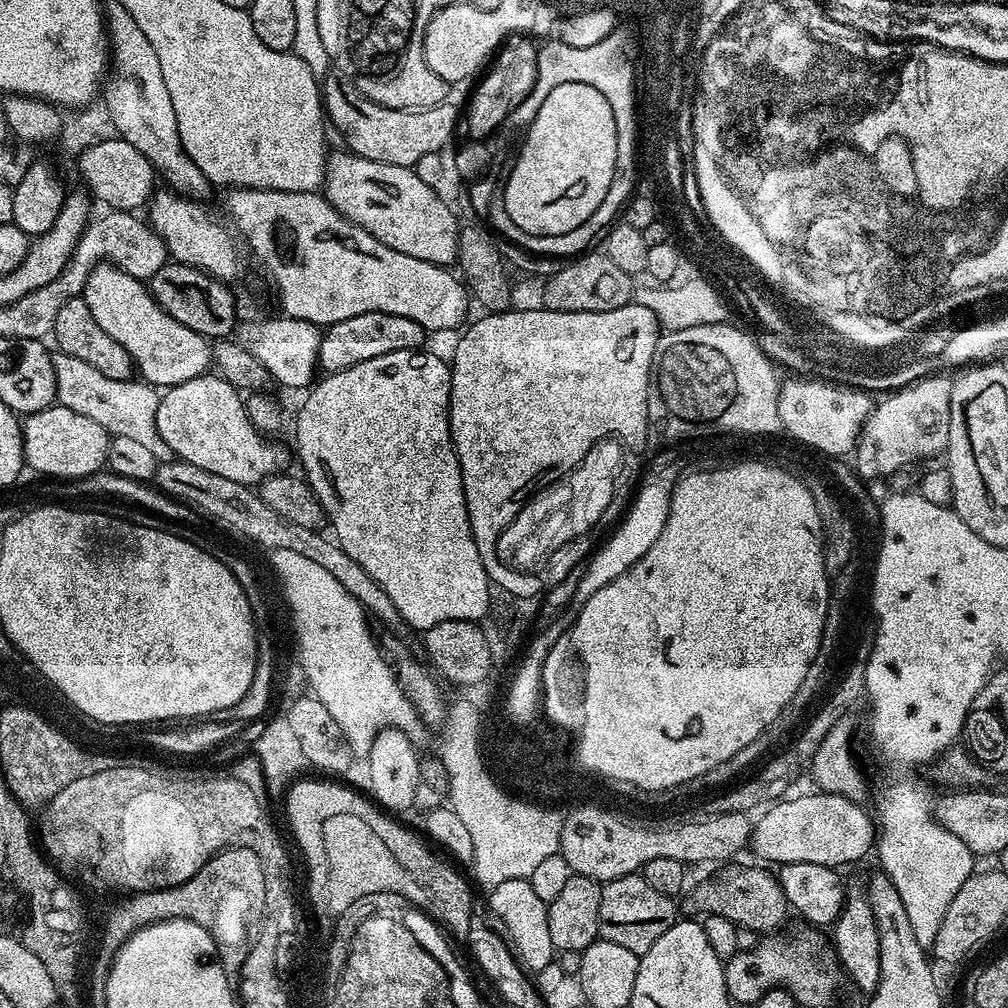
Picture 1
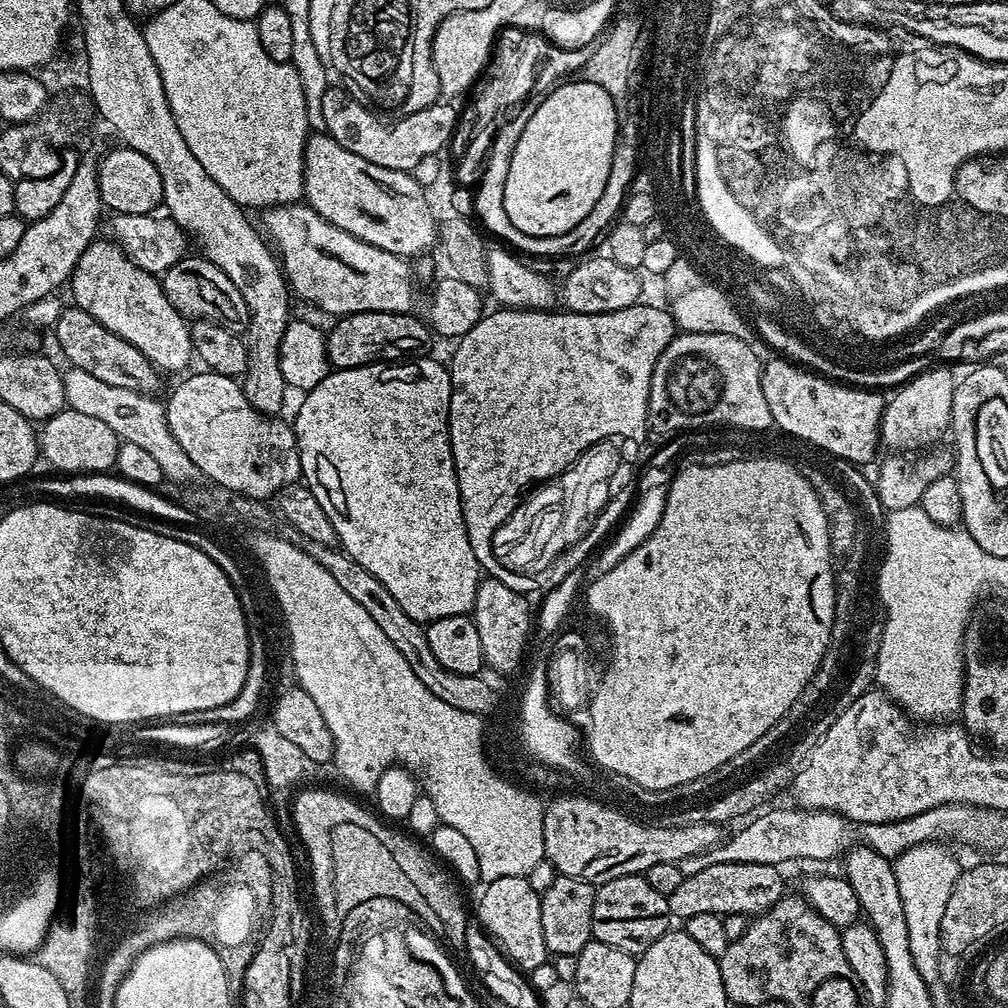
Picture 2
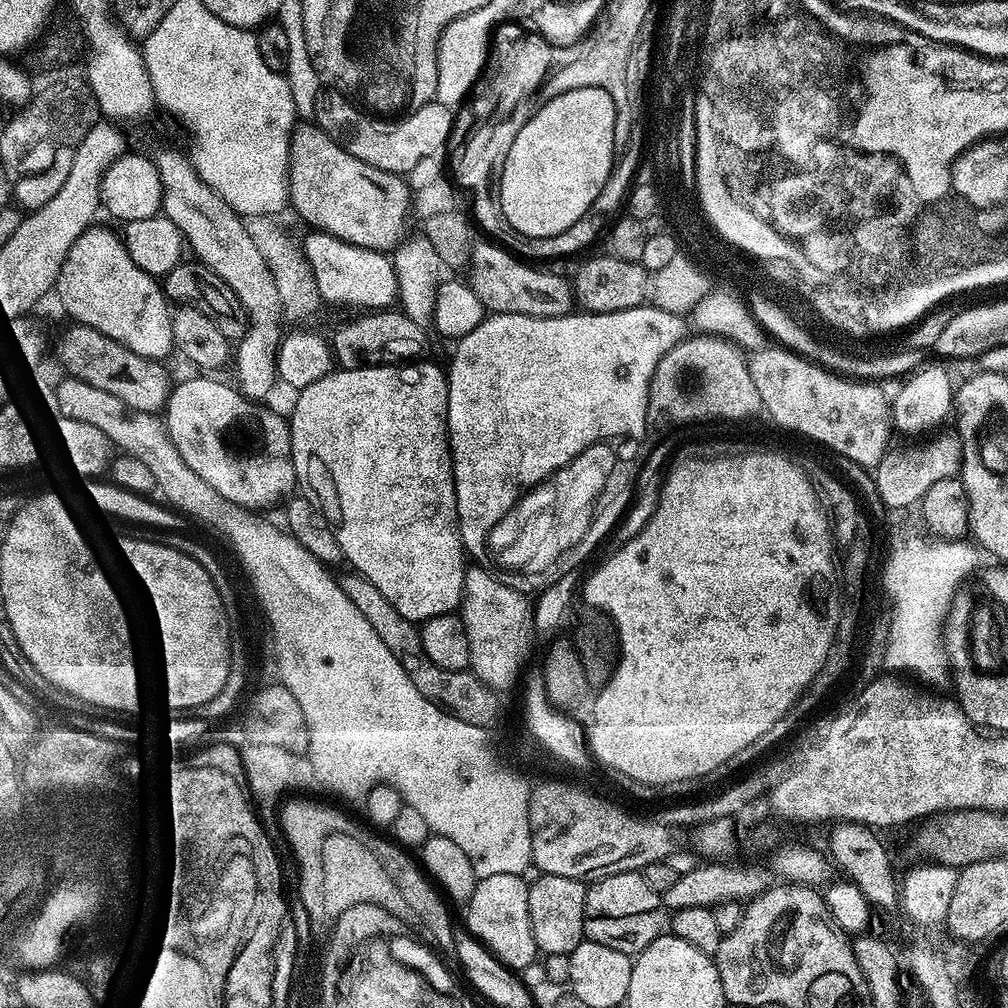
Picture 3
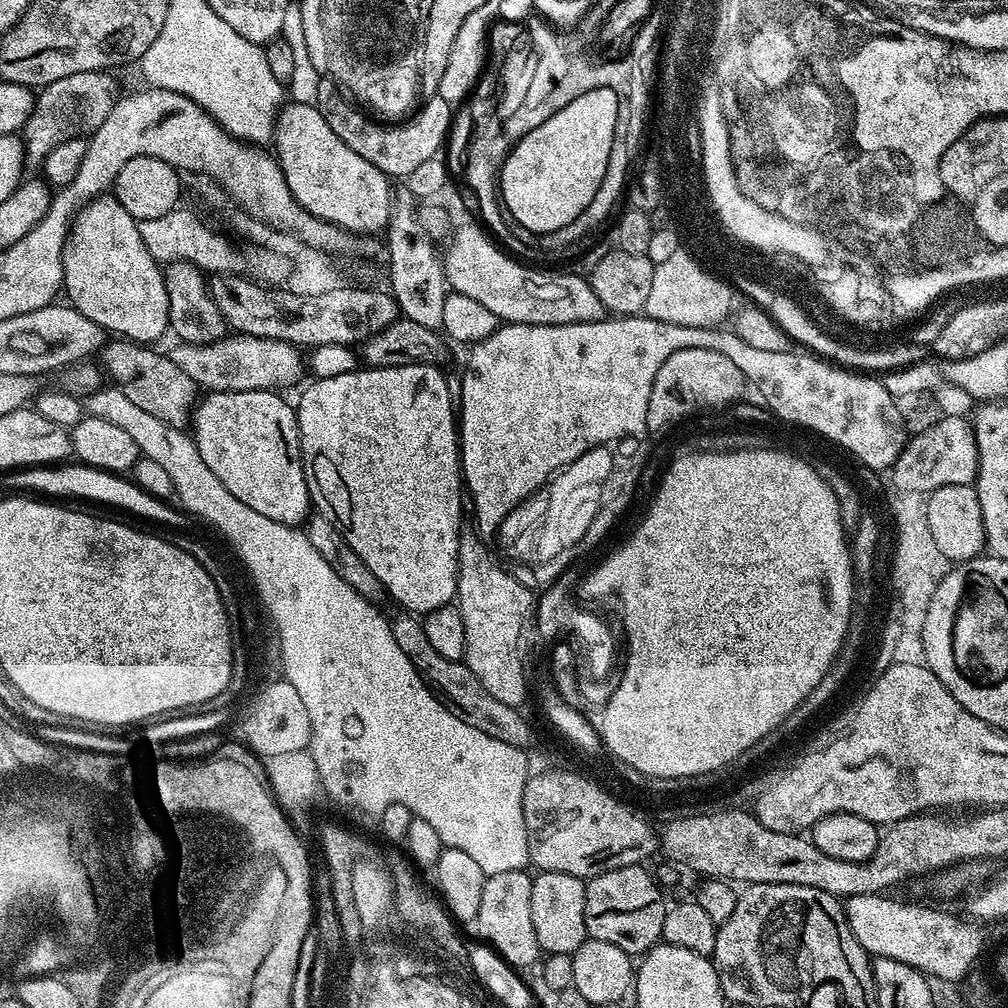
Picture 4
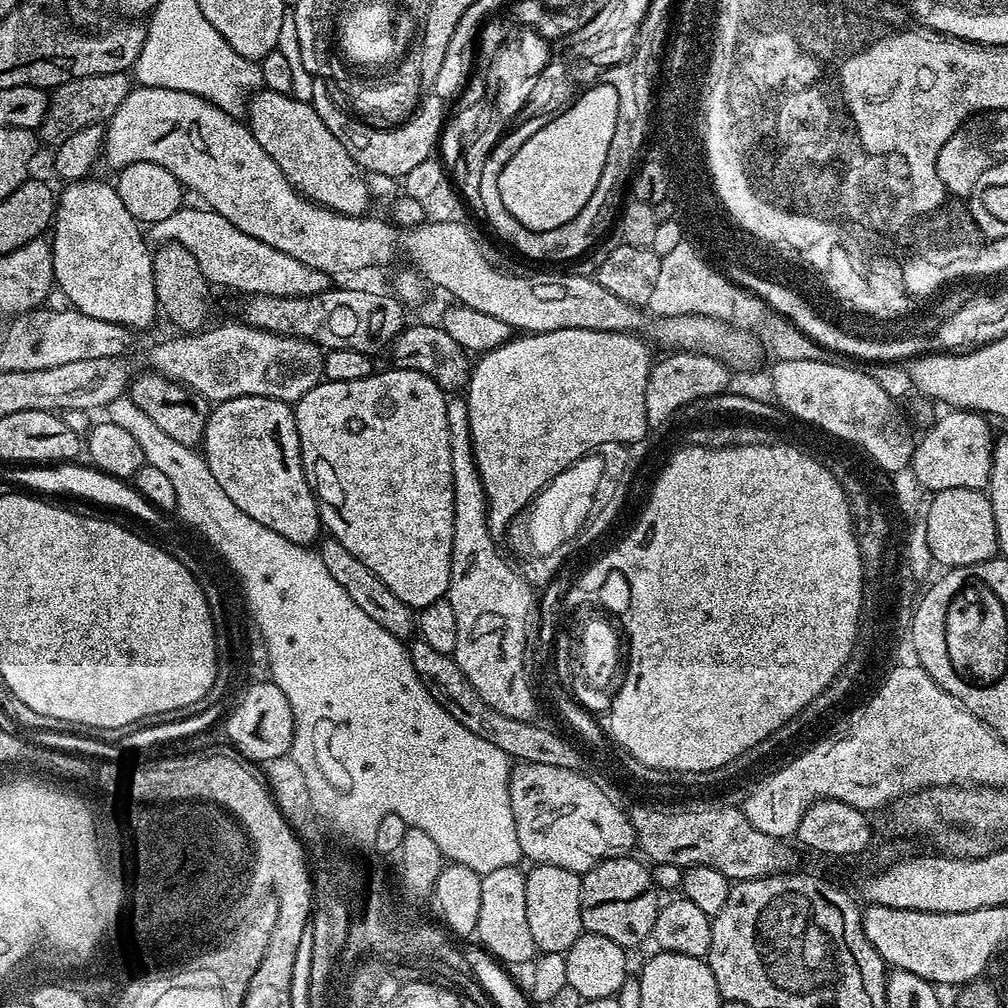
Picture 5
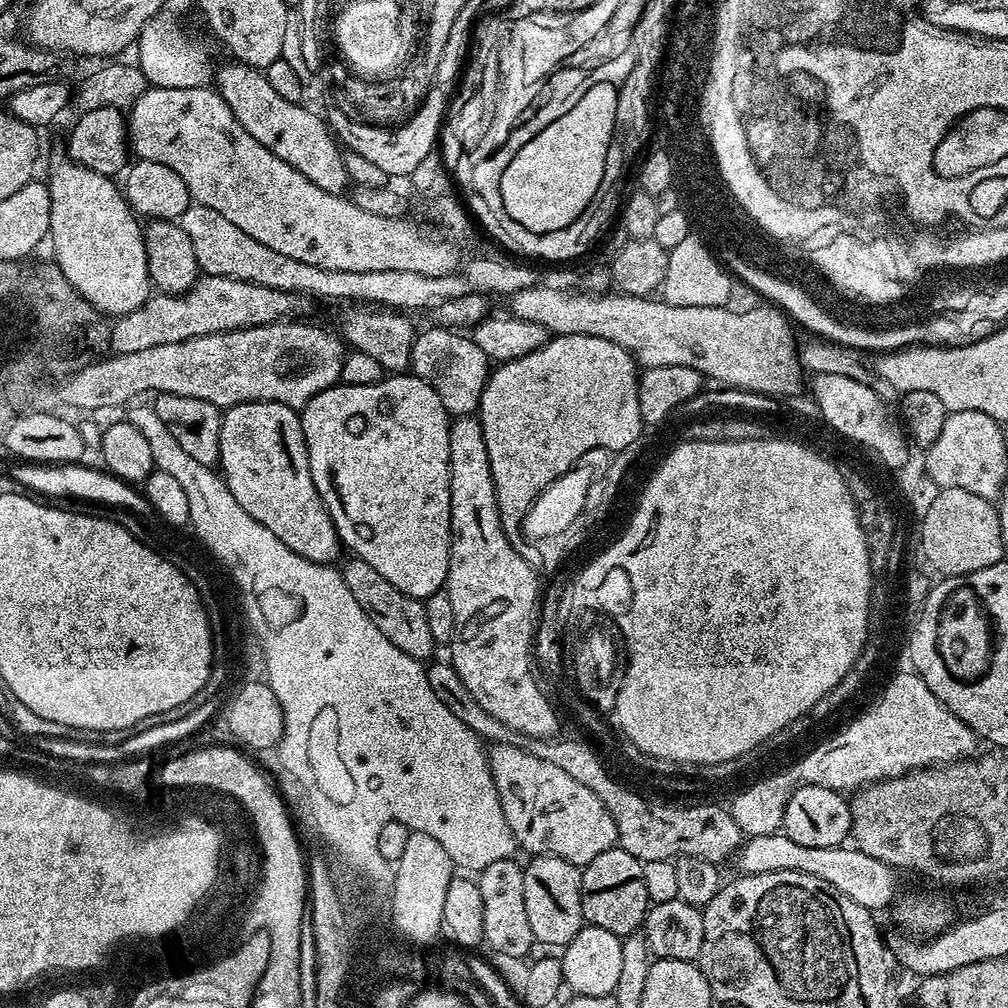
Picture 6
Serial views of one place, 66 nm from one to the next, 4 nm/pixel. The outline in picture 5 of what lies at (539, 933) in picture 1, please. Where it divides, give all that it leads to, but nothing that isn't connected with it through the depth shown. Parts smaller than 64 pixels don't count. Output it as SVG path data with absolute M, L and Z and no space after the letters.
M502 866L502 870L490 870L490 874L480 878L482 906L478 909L475 939L504 966L527 965L538 952L530 935L530 922L526 922L525 873L520 870L516 866Z

